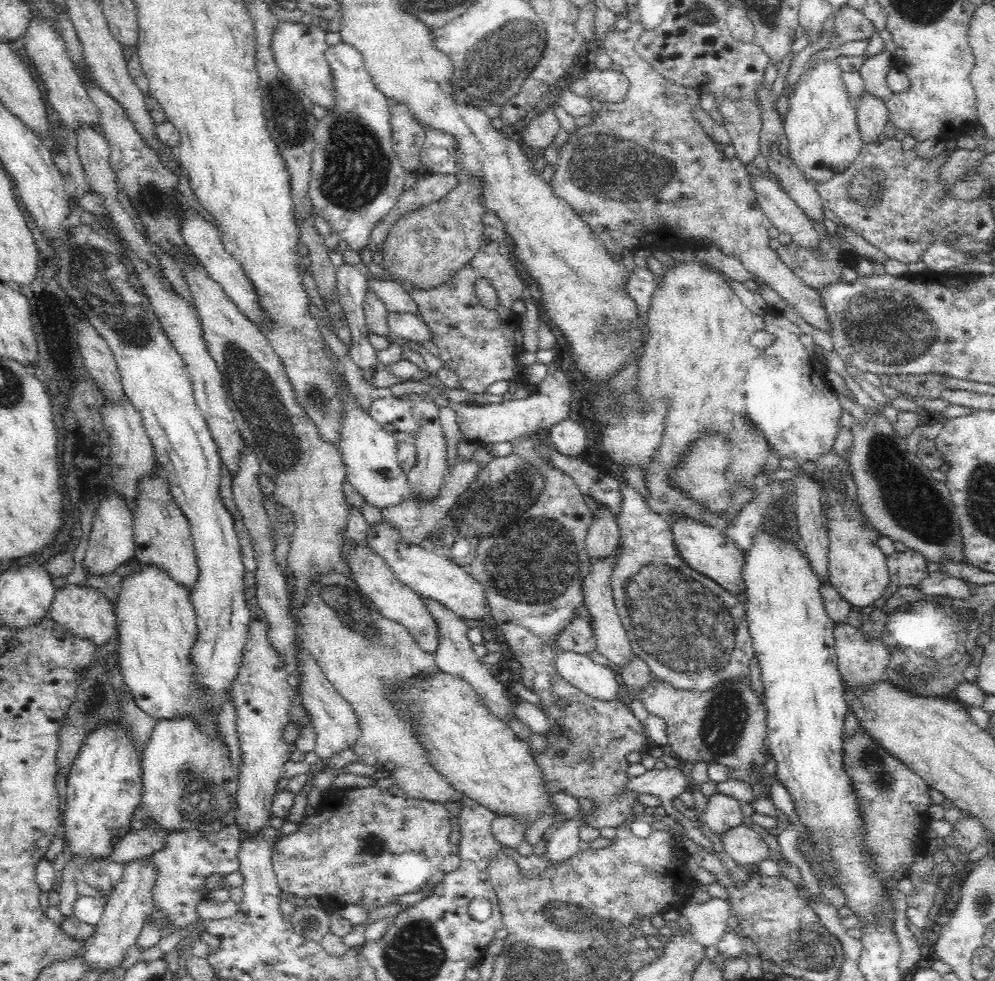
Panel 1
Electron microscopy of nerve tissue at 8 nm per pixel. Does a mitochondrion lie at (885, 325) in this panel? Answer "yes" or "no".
yes

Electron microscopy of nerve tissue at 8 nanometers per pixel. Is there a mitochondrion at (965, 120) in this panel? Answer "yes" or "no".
no

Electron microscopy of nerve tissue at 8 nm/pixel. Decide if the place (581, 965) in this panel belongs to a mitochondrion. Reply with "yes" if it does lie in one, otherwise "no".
yes

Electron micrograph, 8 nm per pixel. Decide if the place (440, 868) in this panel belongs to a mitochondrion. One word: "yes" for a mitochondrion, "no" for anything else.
no

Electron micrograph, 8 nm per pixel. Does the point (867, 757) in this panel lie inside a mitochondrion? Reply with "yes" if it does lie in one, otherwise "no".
yes

